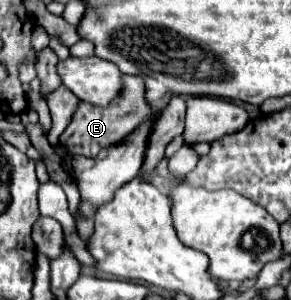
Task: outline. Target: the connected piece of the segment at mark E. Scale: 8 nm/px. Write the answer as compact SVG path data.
M122 75L120 95L116 99L112 99L112 103L108 103L106 107L96 107L96 105L84 103L84 101L78 103L70 125L60 135L60 143L66 147L68 153L84 155L84 157L98 155L102 149L122 143L132 131L136 131L152 115L152 107L144 95L146 95L146 85L140 75Z

